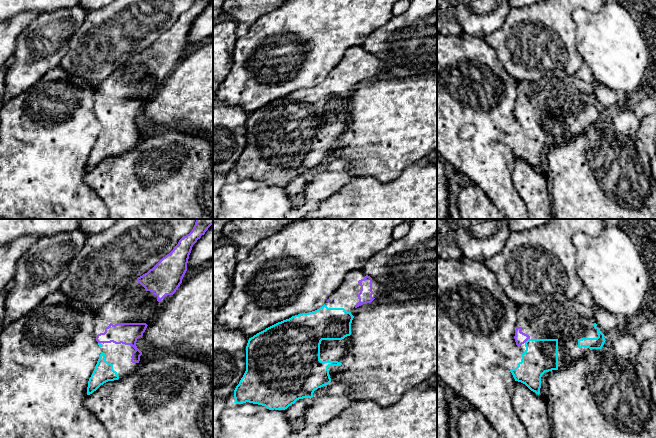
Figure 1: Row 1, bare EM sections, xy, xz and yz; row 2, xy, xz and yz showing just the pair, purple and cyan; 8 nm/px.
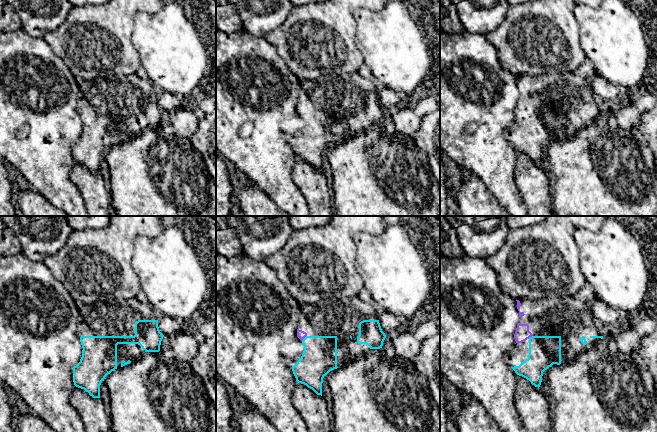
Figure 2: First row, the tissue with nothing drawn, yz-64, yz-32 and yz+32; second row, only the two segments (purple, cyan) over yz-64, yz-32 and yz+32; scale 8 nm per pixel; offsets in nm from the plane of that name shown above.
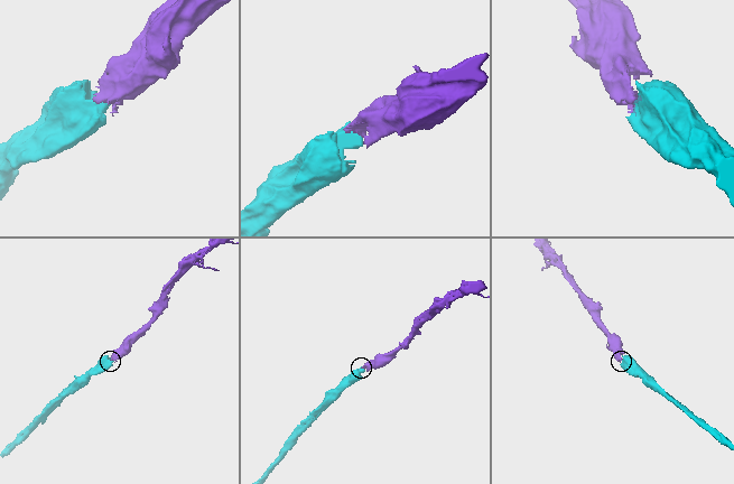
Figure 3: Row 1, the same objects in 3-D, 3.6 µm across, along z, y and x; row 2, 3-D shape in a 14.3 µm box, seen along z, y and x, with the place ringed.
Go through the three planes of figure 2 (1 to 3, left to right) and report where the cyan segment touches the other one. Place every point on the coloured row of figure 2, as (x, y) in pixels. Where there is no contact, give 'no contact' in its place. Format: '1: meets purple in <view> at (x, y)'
1: no contact
2: meets purple in yz-32 at (303, 338)
3: meets purple in yz+32 at (530, 336)

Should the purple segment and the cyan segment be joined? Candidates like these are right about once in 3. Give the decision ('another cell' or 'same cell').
same cell

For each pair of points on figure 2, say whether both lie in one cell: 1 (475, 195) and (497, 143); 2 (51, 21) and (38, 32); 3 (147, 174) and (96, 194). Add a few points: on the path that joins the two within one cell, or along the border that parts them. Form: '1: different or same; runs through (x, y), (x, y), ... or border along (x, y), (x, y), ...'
1: different; border along (467, 172), (476, 175), (496, 198)
2: same; runs through (48, 22), (41, 29)
3: different; border along (109, 189), (111, 205)

